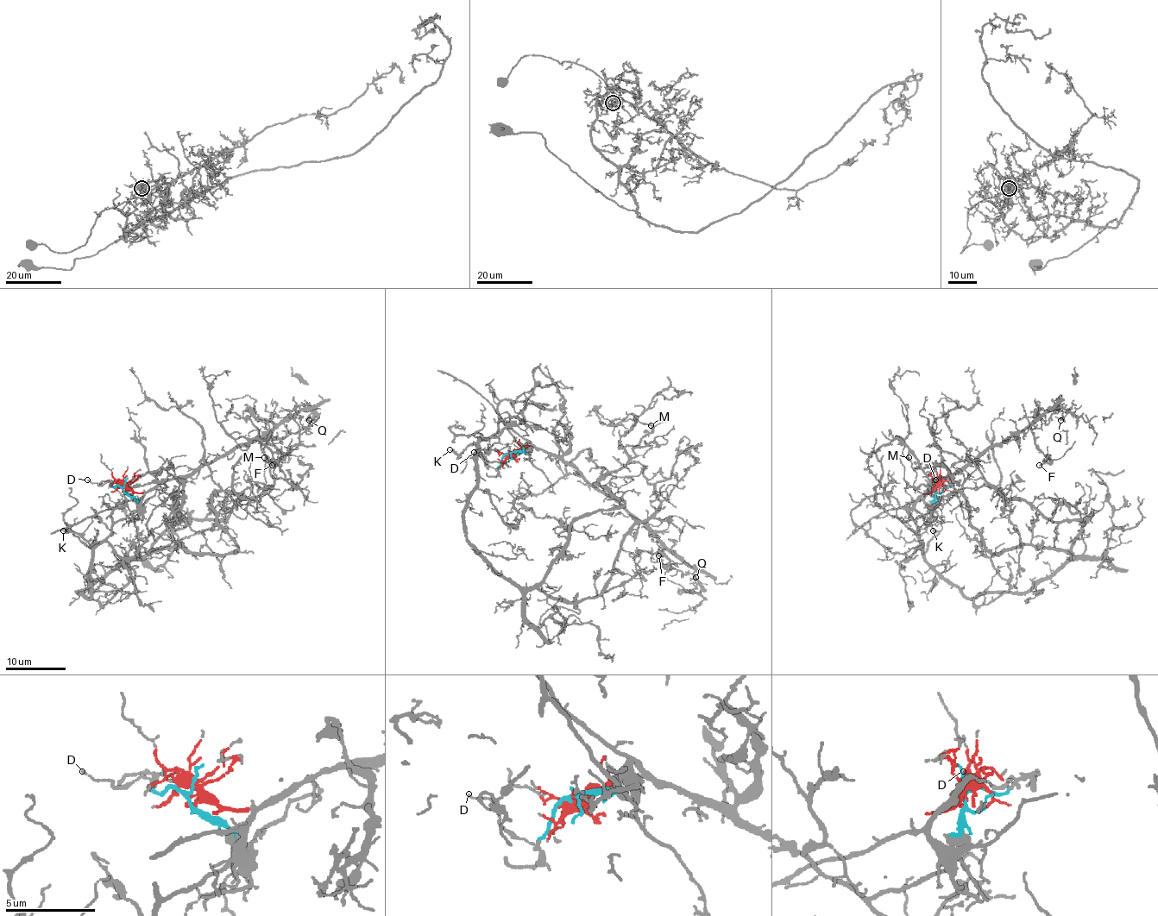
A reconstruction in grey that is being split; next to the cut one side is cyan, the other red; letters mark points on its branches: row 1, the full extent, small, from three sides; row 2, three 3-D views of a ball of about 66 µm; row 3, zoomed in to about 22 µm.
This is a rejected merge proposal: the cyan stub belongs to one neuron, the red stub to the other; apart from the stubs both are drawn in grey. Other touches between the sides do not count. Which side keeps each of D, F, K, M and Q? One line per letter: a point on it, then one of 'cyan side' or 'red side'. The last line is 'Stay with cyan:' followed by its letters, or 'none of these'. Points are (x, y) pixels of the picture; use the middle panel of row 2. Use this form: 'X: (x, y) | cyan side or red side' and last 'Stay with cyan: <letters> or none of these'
D: (474, 452) | cyan side
F: (658, 555) | red side
K: (449, 449) | cyan side
M: (651, 425) | cyan side
Q: (695, 577) | red side
Stay with cyan: D, K, M

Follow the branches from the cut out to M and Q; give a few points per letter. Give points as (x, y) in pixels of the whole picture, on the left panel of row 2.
M: (124, 487), (136, 509), (94, 548), (88, 599), (169, 546), (232, 554), (212, 498), (263, 487), (265, 458)
Q: (124, 487), (148, 492), (167, 480), (184, 479), (204, 464), (254, 442), (306, 407), (312, 411), (310, 420)

